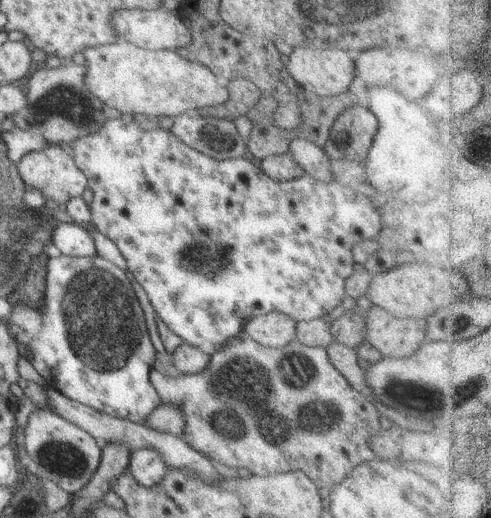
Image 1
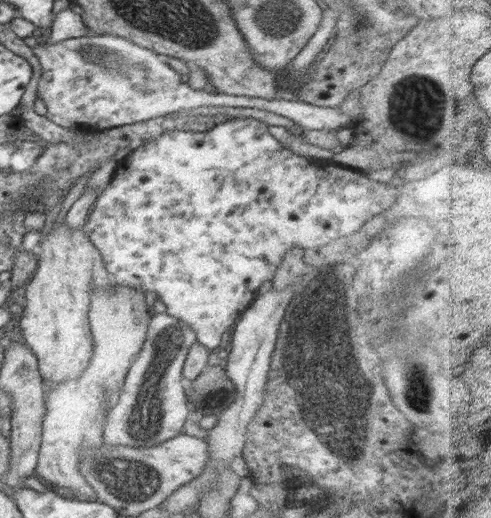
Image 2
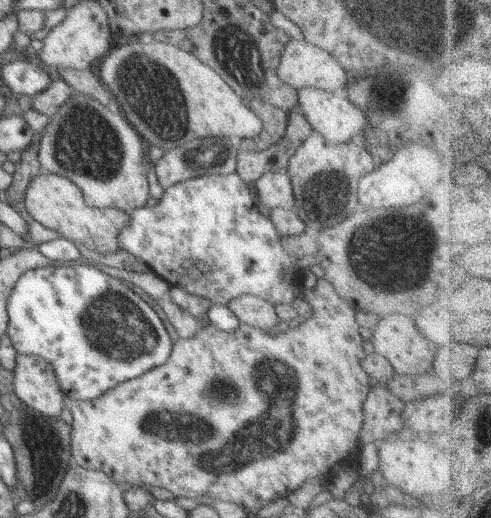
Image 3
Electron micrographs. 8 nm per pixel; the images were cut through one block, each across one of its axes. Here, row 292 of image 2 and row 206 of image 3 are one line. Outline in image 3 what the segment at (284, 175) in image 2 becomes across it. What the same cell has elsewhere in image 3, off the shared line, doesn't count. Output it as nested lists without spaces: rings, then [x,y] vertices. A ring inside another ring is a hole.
[[[236,172],[224,176],[206,174],[174,184],[164,189],[155,206],[134,208],[127,214],[128,224],[118,234],[120,250],[126,250],[142,260],[170,287],[176,286],[188,294],[206,298],[211,305],[231,304],[234,298],[243,295],[254,295],[274,306],[291,304],[297,298],[294,288],[299,287],[297,274],[300,271],[294,270],[291,277],[289,270],[297,265],[300,258],[282,245],[282,236],[278,234],[276,226],[270,218],[260,213],[254,194]]]

